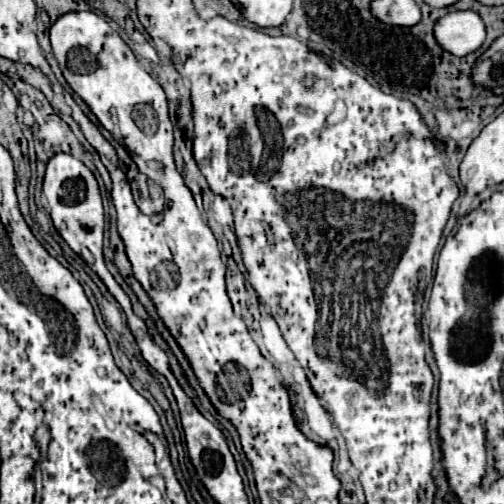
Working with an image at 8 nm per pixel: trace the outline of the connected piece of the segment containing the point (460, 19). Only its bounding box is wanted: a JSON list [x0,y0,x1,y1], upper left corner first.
[434,11,486,57]

